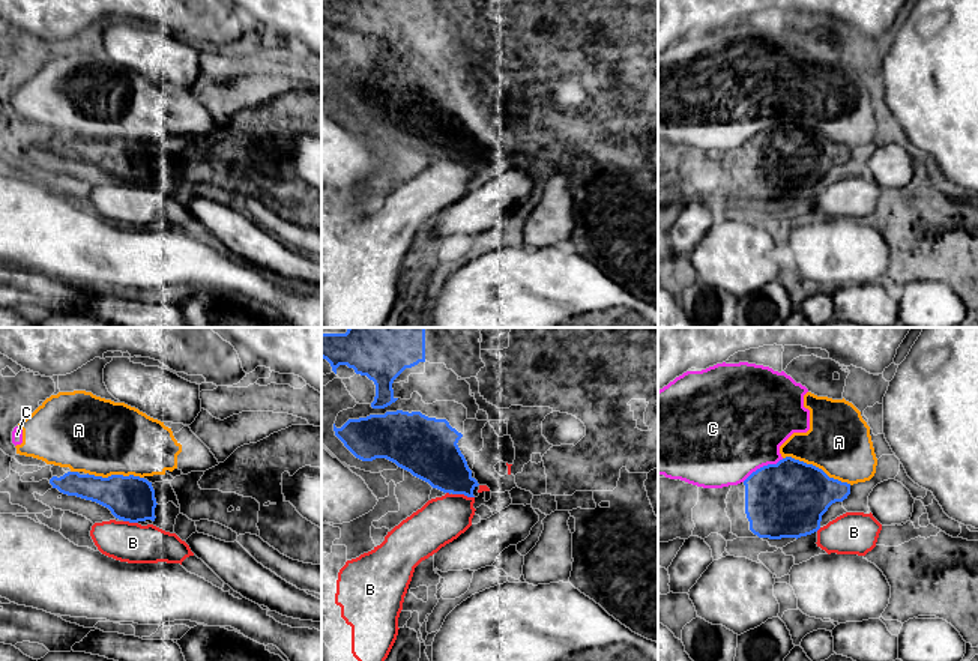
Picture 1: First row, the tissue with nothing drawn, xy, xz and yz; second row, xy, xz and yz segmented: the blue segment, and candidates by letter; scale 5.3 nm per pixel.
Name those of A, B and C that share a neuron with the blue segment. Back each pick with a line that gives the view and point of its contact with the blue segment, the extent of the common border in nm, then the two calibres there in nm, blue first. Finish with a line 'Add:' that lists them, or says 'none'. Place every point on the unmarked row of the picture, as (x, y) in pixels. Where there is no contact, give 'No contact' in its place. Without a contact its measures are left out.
Add: none

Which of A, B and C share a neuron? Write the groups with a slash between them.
A C / B

